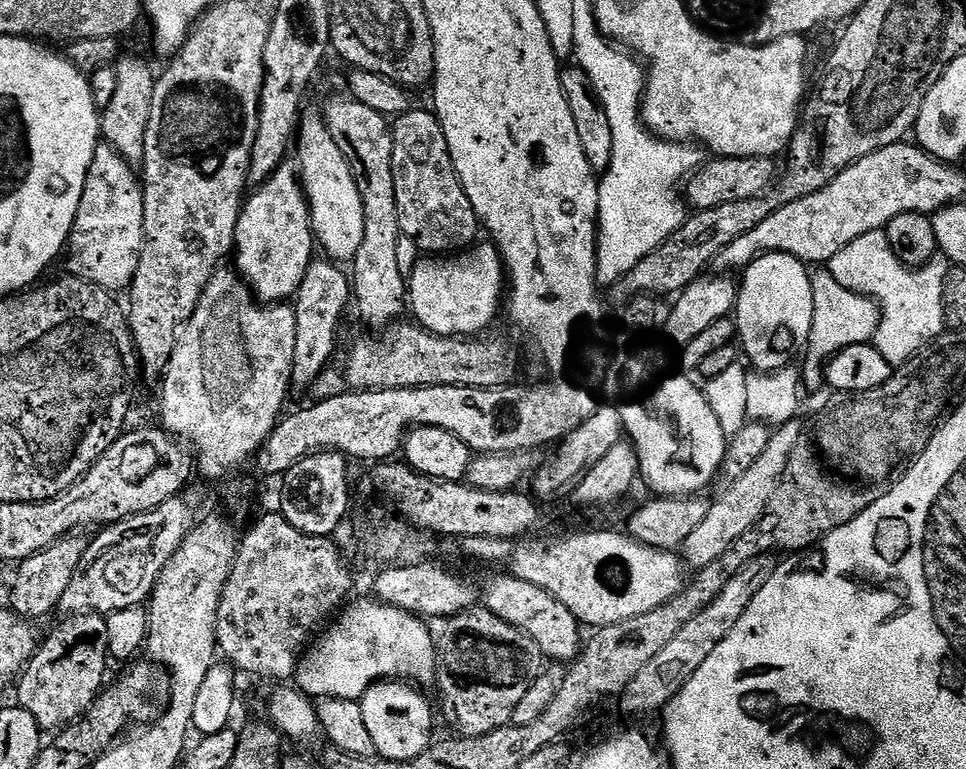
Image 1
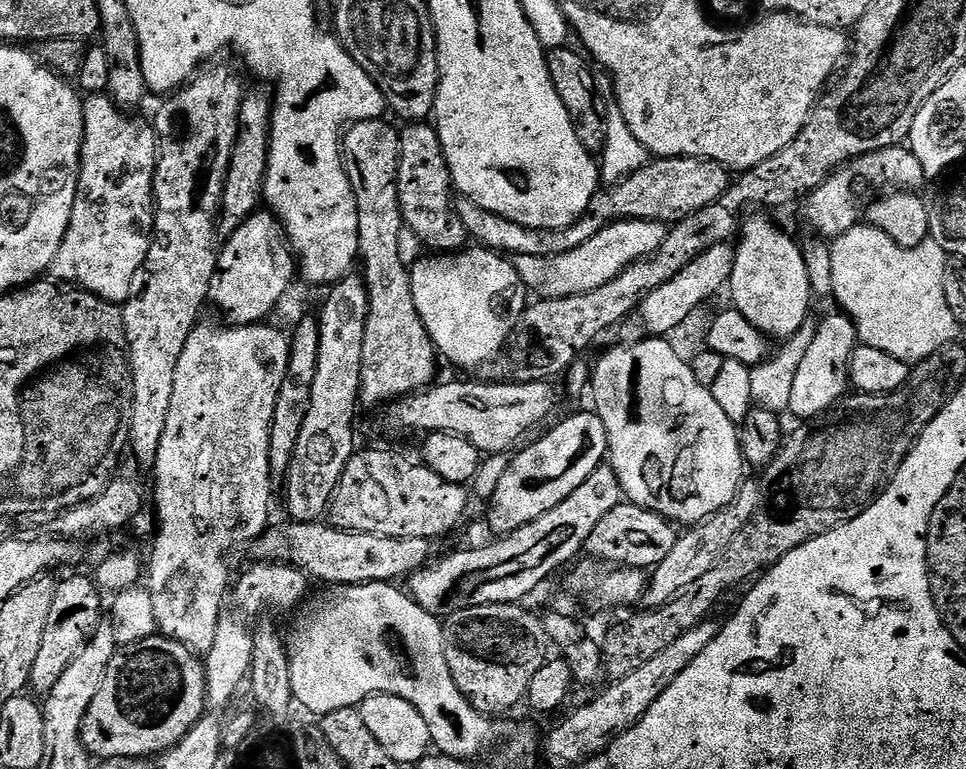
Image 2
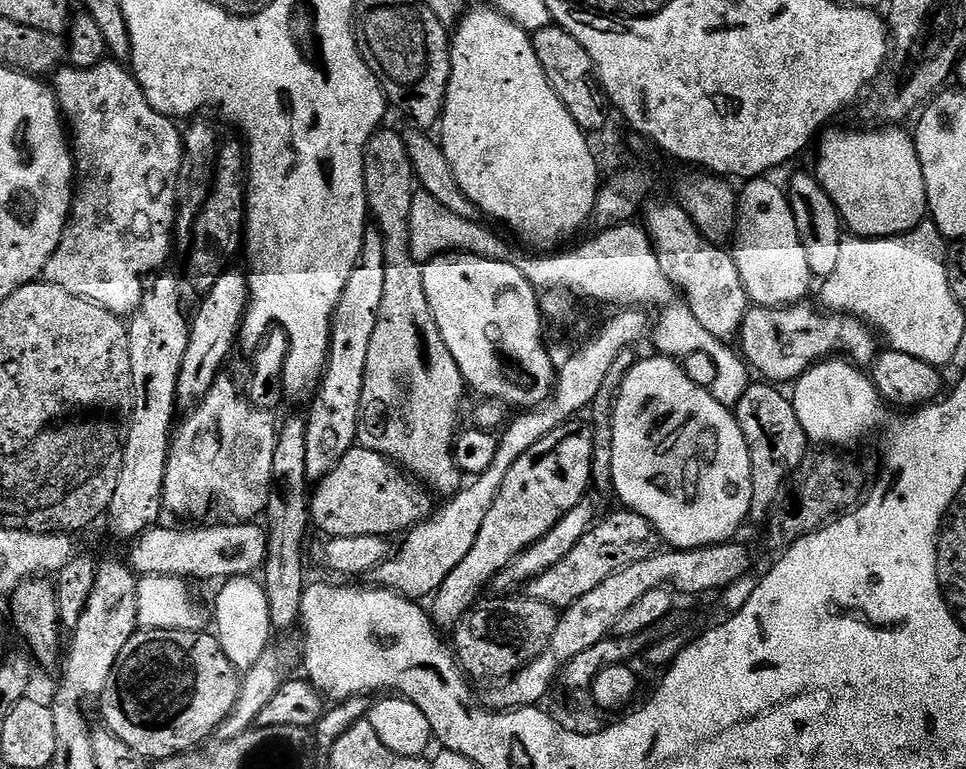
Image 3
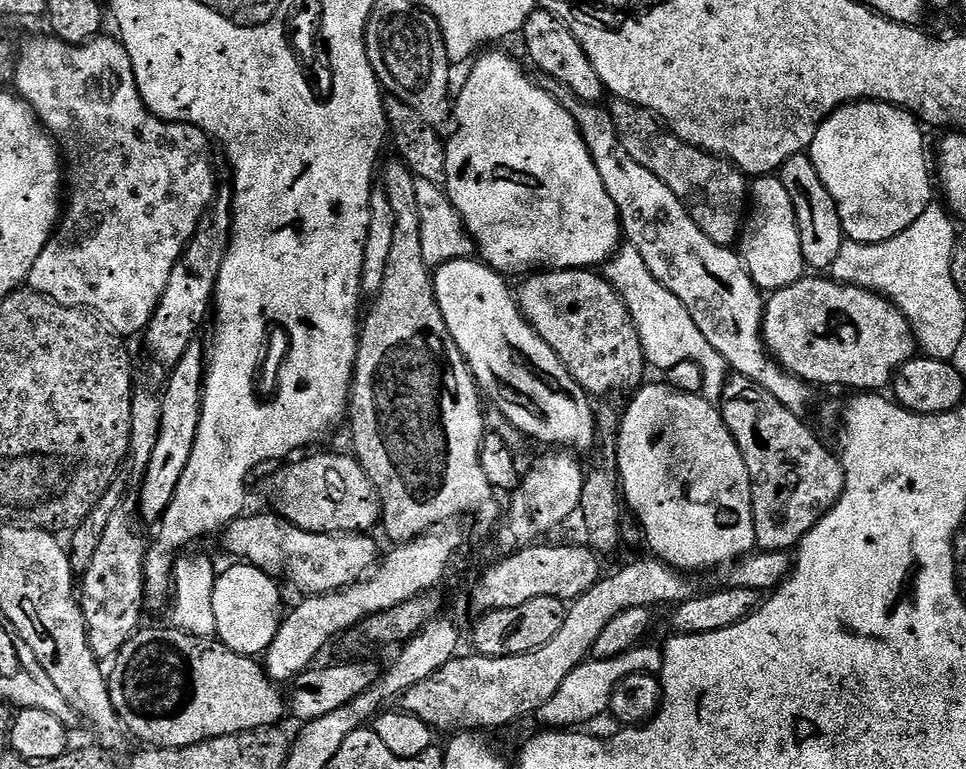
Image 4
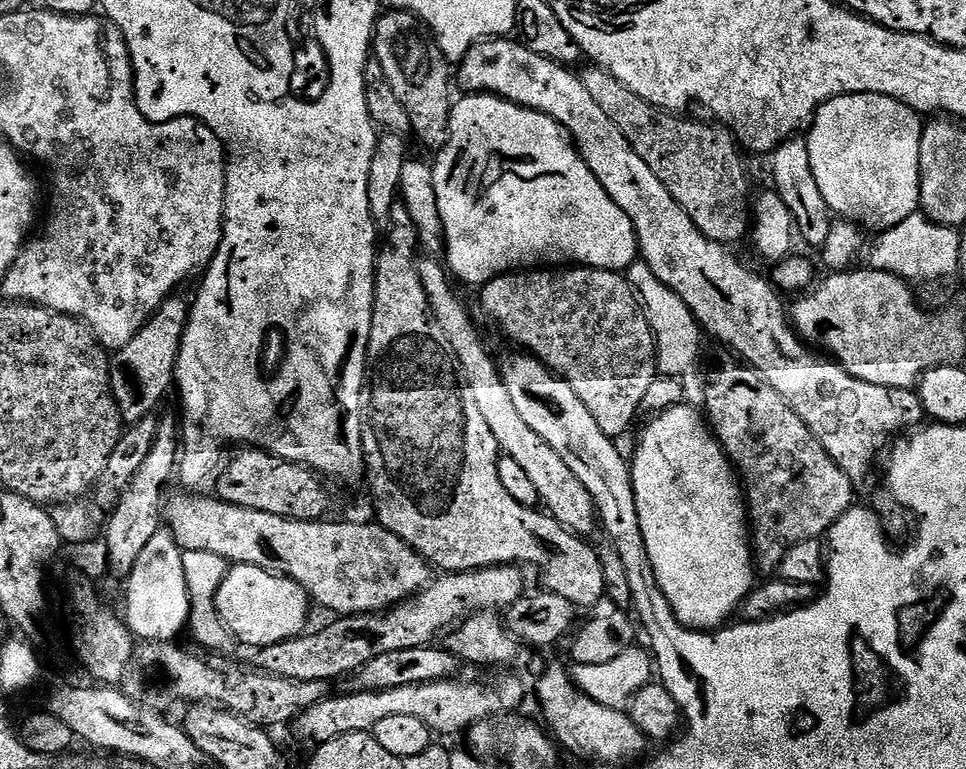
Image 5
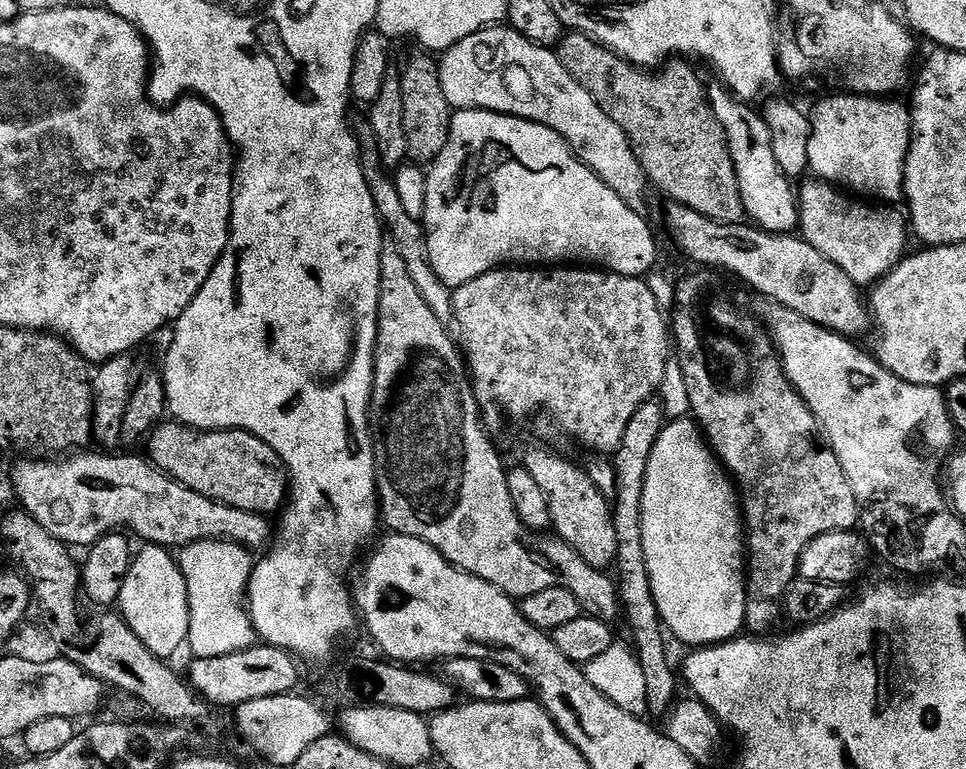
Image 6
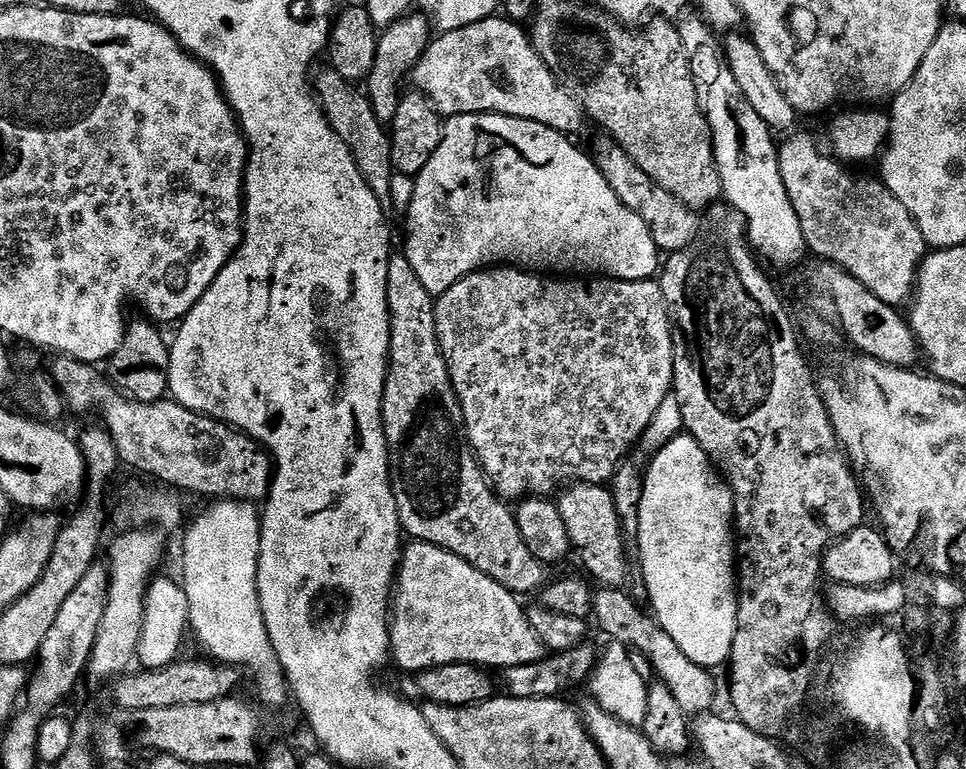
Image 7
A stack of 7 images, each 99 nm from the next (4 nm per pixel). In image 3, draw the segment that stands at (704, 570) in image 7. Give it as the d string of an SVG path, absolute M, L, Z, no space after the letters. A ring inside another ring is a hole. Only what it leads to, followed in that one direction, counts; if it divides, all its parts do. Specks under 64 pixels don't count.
M651 354L640 358L633 369L626 374L621 390L617 394L613 412L613 487L614 496L621 500L625 509L642 514L654 526L665 545L676 550L690 548L708 548L711 544L727 544L732 536L749 519L752 510L752 463L750 450L746 446L746 438L736 420L735 411L719 404L706 388L694 386L690 378L686 378L683 367L673 357Z

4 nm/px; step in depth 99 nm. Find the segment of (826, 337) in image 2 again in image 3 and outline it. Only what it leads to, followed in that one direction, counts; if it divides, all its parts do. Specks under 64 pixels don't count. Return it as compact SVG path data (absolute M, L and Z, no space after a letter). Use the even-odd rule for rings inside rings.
M829 358L807 368L791 385L794 414L798 414L798 422L802 422L802 430L809 441L816 443L817 440L824 444L820 446L835 446L844 450L847 444L858 443L883 422L885 401L881 400L872 384L871 375L864 373L863 376L860 372L863 371L847 358Z

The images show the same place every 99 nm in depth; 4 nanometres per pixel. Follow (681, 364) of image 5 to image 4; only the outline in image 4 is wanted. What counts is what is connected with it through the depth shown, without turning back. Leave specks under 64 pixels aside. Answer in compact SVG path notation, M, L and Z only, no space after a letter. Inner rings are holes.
M625 243L616 255L603 265L602 275L626 302L628 314L632 317L636 329L640 331L645 361L651 367L653 364L654 367L661 368L661 370L678 366L678 362L694 362L702 370L704 399L709 400L711 404L719 405L723 401L724 387L730 375L728 363L724 361L722 354L718 354L718 350L714 350L714 346L710 346L710 342L706 342L702 330L698 330L694 318L690 318L690 310L686 310L686 306L682 306L682 302L678 302L678 298L674 298L674 294L670 294L670 290L666 290L666 286L662 286L662 282L658 282L658 278L654 278L654 274L650 274L650 266L646 266L646 262L642 262L642 254L638 254L636 247L633 244Z

